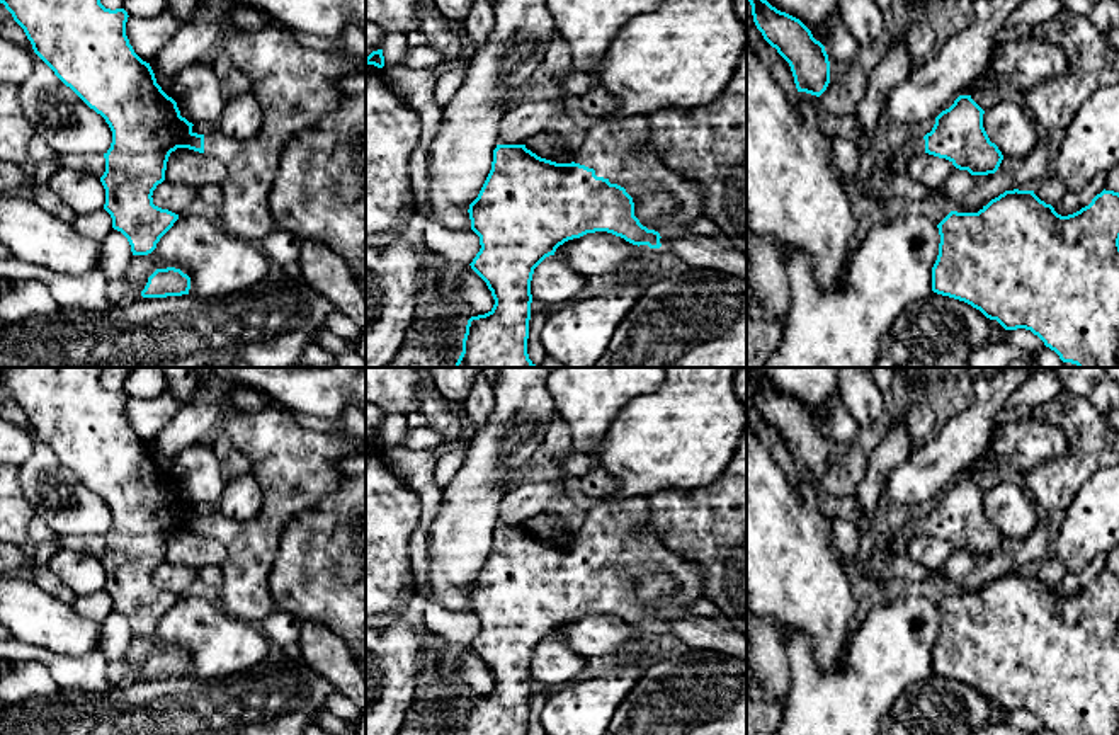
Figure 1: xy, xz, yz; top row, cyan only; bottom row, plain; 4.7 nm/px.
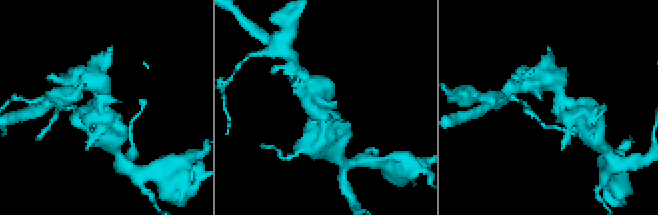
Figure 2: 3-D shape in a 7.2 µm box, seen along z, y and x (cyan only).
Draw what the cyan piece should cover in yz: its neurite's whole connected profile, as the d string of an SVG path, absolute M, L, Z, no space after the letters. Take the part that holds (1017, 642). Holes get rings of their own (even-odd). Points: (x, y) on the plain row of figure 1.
M1005 572L978 594L951 592L939 606L939 636L932 648L932 672L971 686L1005 711L1025 709L1037 716L1056 735L1119 735L1119 573L1102 572L1080 592L1061 597L1034 572Z

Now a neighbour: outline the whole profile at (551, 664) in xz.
M546 638L532 655L531 675L541 686L571 684L587 660L571 652L560 638Z

